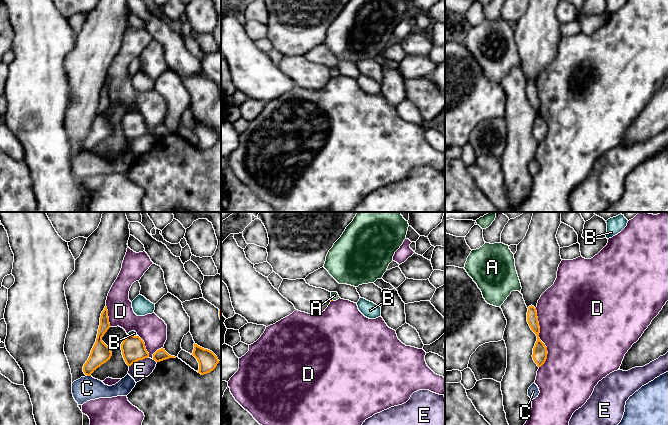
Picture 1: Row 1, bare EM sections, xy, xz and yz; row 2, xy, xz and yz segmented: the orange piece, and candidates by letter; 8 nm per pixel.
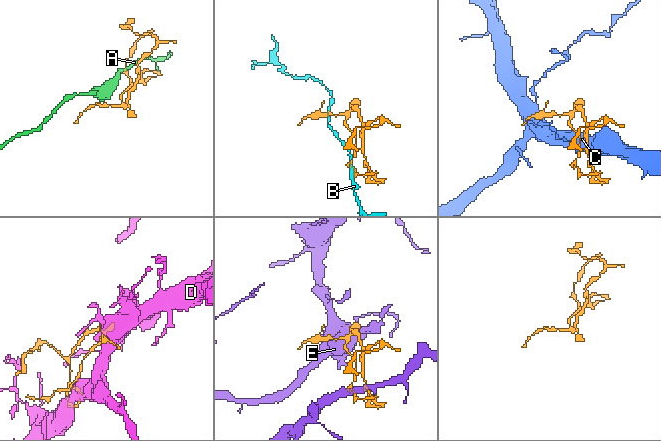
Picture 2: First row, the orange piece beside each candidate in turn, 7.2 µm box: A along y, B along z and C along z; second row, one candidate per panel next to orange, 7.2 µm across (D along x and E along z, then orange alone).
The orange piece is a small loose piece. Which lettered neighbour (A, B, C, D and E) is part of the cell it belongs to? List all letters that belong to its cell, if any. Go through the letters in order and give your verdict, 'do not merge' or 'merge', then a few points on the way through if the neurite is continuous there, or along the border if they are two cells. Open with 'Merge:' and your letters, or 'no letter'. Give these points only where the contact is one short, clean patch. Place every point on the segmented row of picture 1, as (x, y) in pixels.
Merge: A
A: merge; way xz (331, 298), (331, 299), (334, 295)
B: do not merge; border xy (127, 334), (137, 336)
C: do not merge
D: do not merge
E: do not merge

